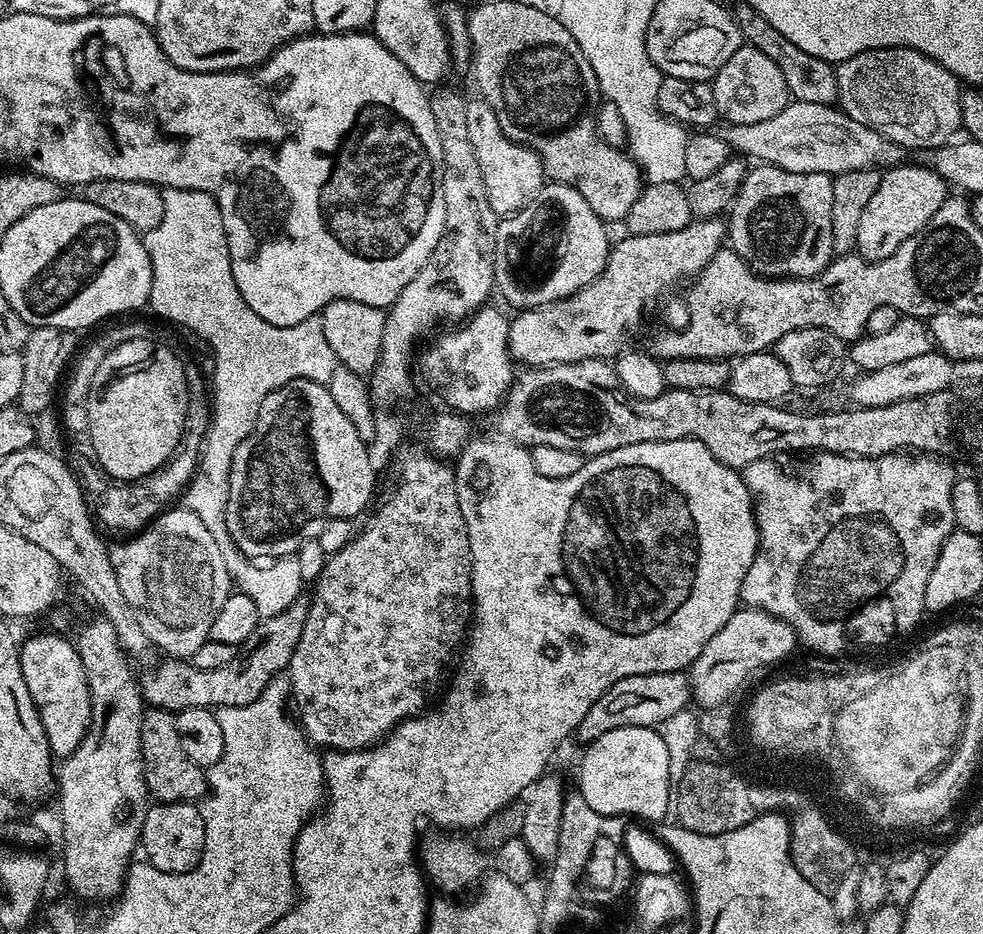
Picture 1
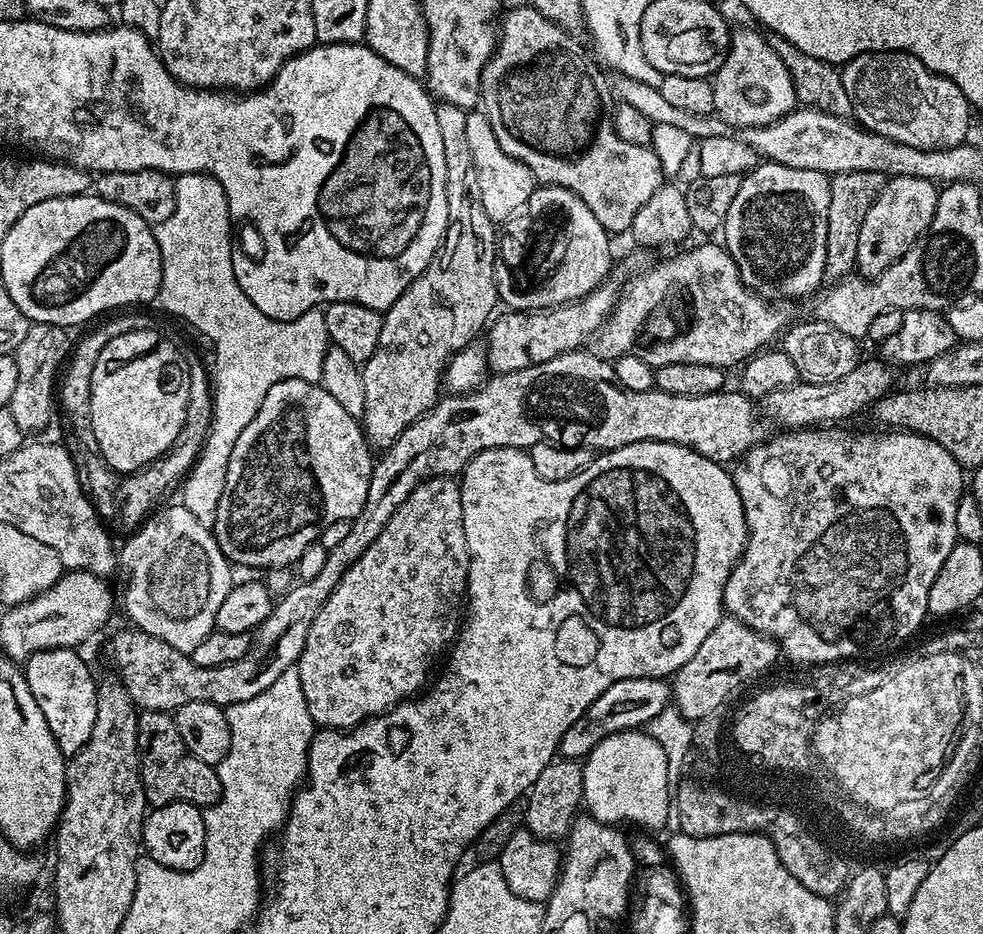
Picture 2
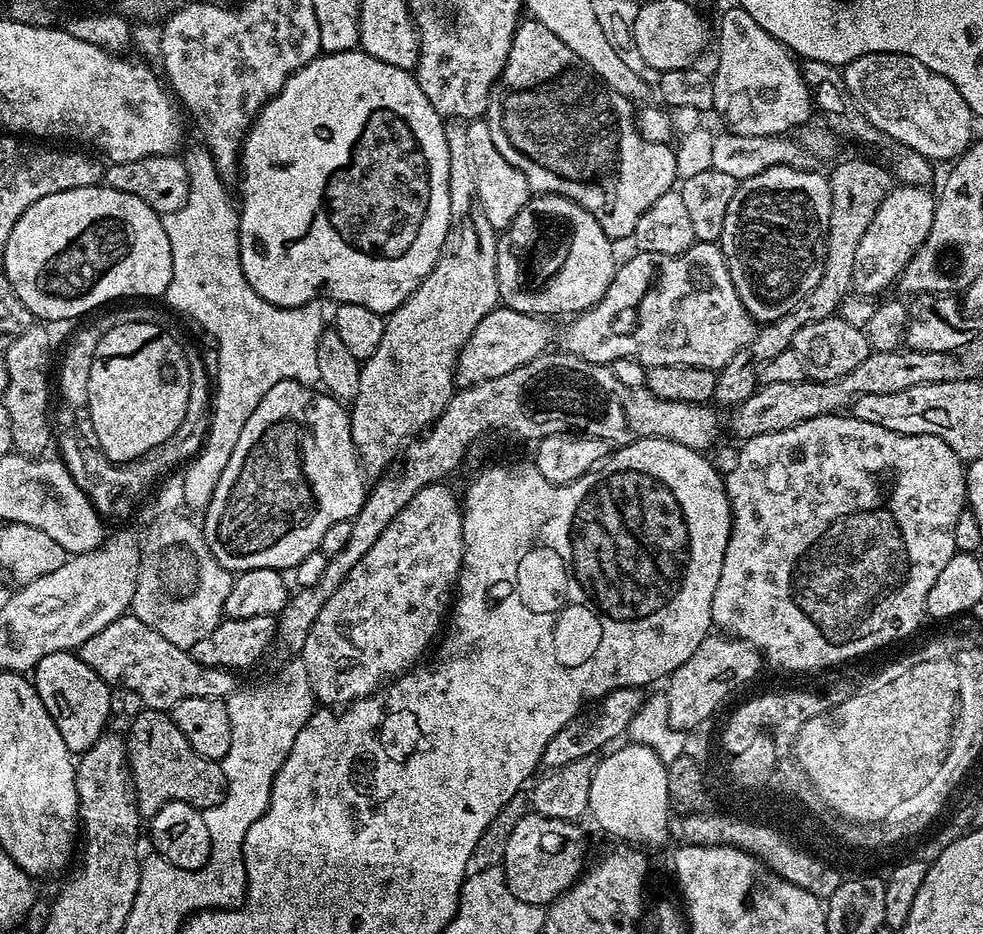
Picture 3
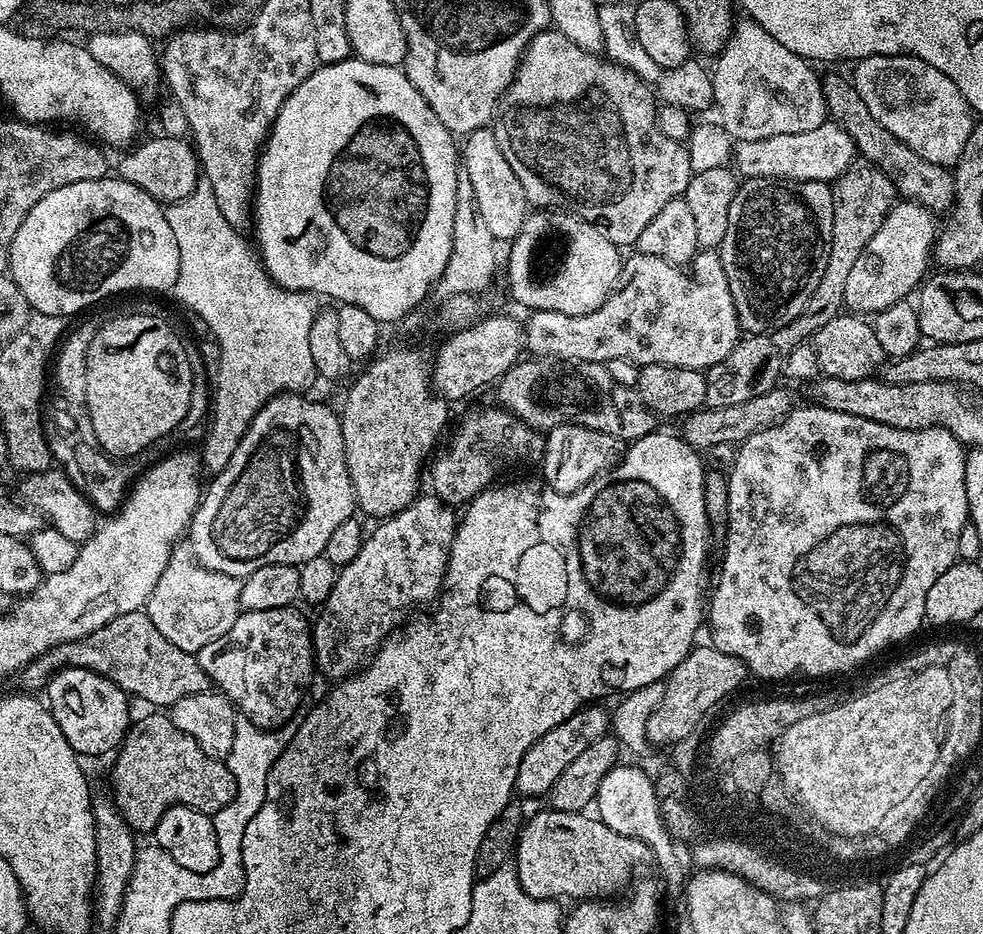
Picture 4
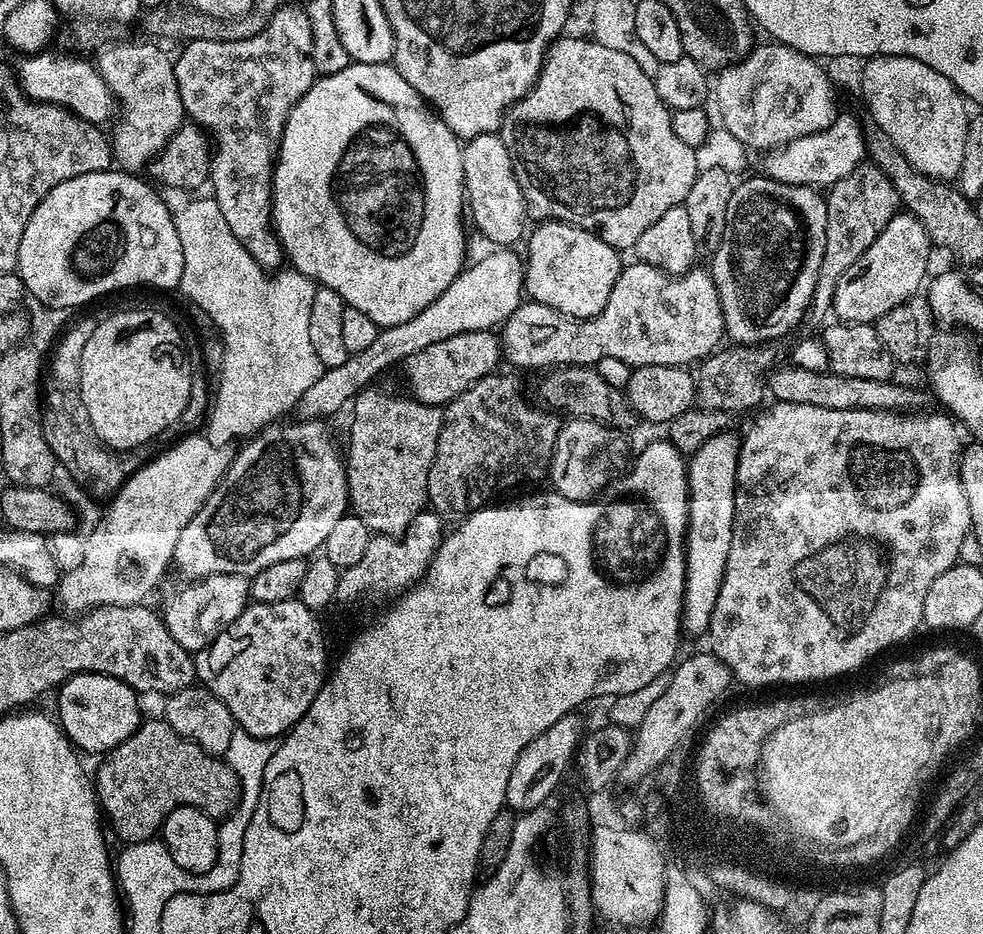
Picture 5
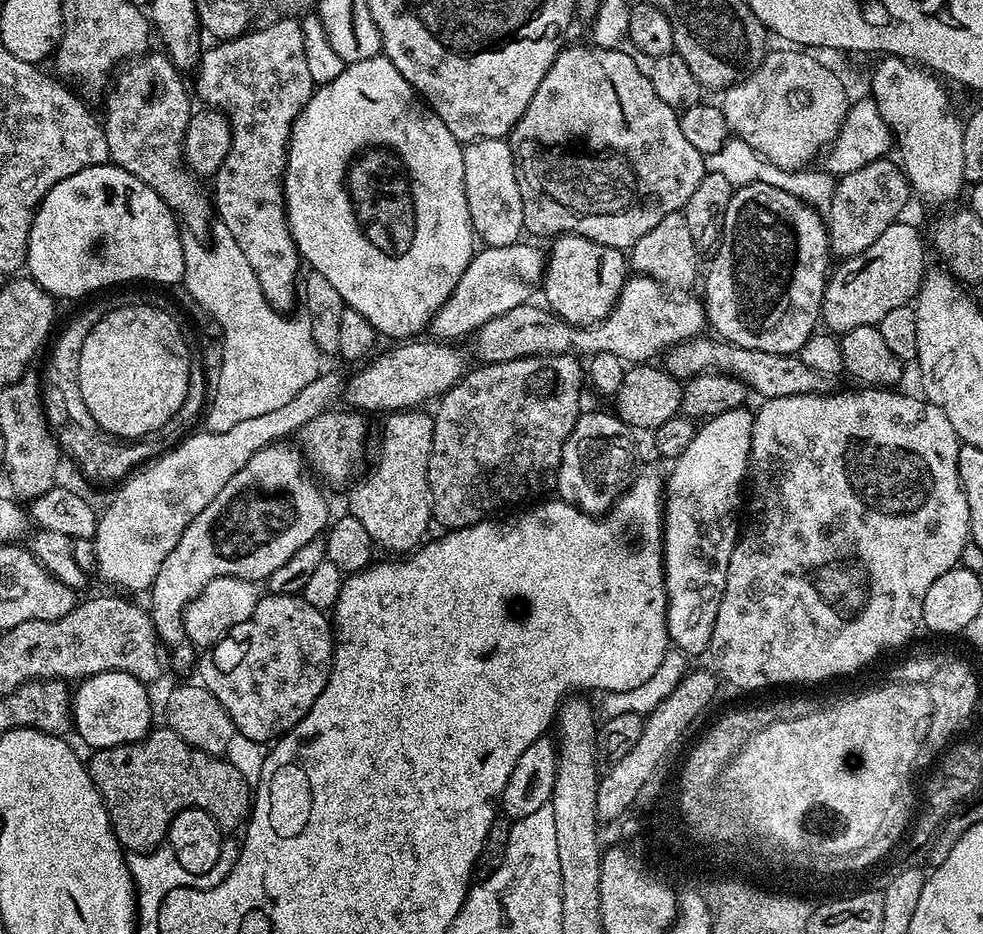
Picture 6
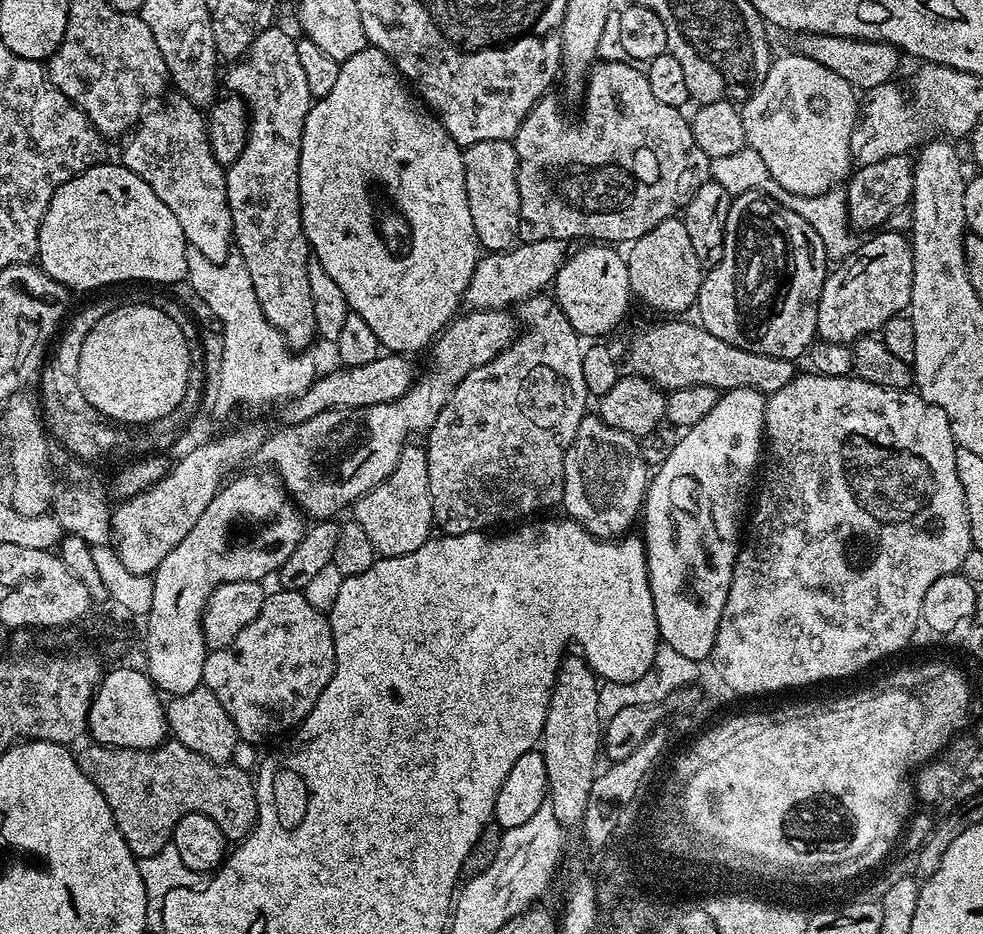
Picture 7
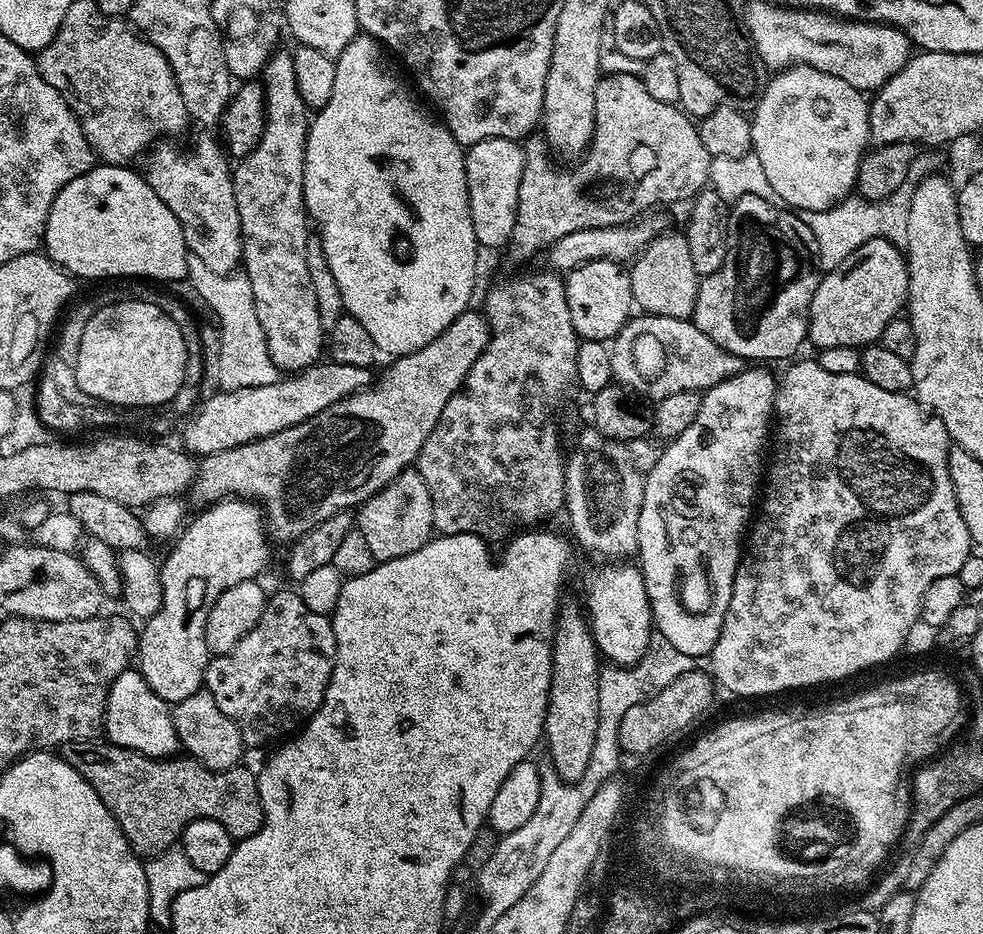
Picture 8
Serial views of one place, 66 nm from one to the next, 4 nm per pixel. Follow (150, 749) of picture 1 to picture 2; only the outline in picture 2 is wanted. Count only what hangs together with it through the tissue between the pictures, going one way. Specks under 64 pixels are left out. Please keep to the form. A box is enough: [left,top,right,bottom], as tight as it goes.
[136,711,222,808]

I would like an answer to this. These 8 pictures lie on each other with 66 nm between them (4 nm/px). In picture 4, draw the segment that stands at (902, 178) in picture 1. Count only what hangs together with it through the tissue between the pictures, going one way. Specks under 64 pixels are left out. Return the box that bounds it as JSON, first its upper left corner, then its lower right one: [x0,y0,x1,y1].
[845,199,938,314]

